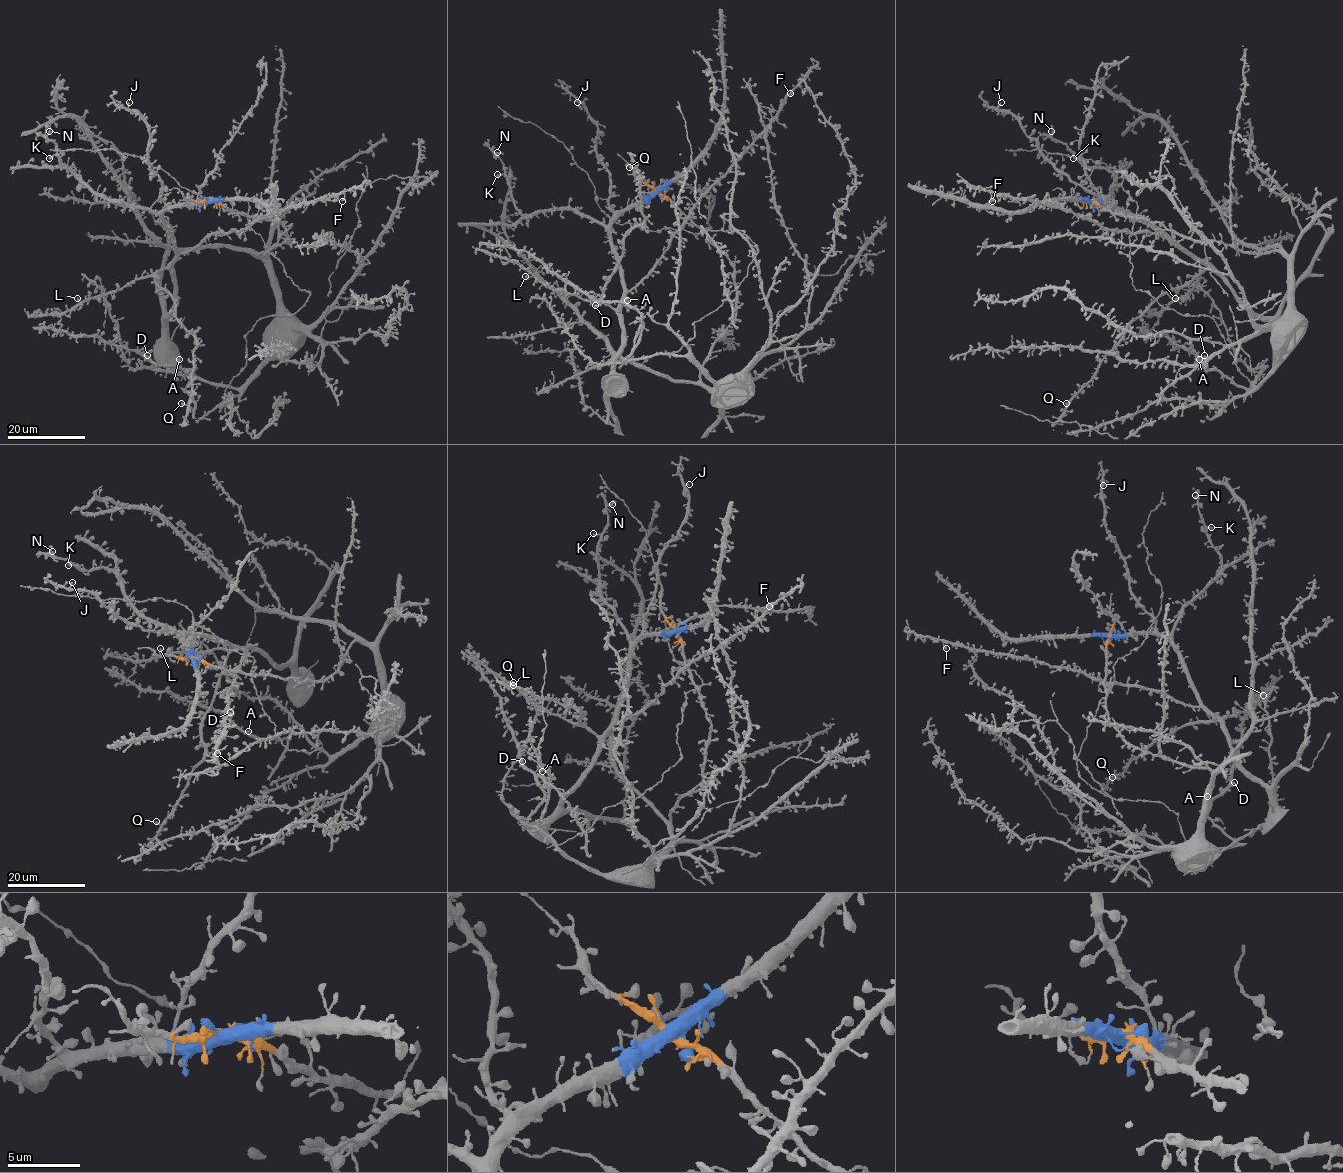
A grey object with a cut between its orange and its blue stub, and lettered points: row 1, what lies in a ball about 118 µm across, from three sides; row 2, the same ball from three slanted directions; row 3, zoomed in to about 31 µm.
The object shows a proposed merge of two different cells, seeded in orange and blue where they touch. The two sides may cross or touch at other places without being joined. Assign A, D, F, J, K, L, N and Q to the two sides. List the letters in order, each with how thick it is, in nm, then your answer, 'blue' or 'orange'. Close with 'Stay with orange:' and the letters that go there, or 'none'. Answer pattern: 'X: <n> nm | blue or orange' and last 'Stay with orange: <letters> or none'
A: 440 nm | blue
D: 500 nm | blue
F: 480 nm | blue
J: 240 nm | blue
K: 440 nm | blue
L: 320 nm | blue
N: 280 nm | blue
Q: 320 nm | blue
Stay with orange: none

